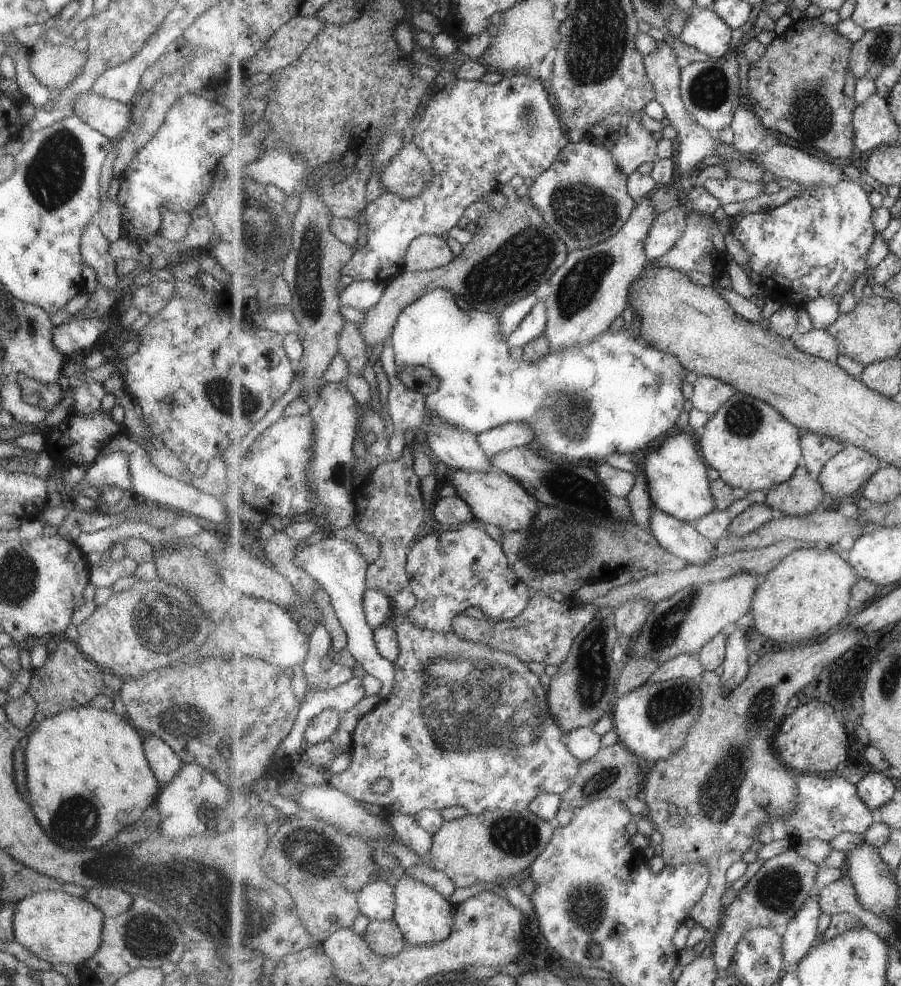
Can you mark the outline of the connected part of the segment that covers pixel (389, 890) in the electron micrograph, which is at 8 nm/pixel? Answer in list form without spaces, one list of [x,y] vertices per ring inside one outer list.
[[[383,880],[371,882],[360,893],[361,913],[370,920],[394,920],[396,898],[393,886]]]

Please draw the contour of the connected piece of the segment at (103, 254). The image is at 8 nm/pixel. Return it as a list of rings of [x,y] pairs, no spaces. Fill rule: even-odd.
[[[87,222],[83,226],[80,242],[80,261],[85,262],[93,272],[99,286],[113,288],[119,279],[115,275],[114,260],[107,254],[108,241],[99,233],[97,226]]]

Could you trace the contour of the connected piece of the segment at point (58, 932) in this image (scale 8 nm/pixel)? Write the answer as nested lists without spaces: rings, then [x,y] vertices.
[[[109,886],[91,887],[85,889],[84,895],[76,897],[62,892],[59,889],[35,891],[33,894],[24,896],[15,903],[12,916],[12,933],[15,942],[18,942],[34,954],[37,958],[45,960],[52,964],[67,964],[67,966],[79,966],[84,960],[87,960],[99,948],[101,940],[101,923],[103,916],[114,917],[126,908],[129,908],[132,897],[126,892],[114,889]]]

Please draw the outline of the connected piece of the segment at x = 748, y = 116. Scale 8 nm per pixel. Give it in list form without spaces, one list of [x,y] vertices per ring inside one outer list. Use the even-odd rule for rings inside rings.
[[[747,103],[737,106],[730,125],[734,132],[734,144],[742,158],[763,149],[763,140],[771,134],[761,122],[760,117],[752,111]]]

